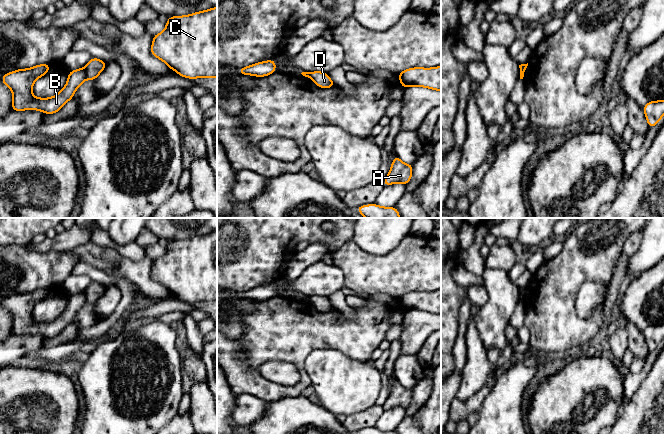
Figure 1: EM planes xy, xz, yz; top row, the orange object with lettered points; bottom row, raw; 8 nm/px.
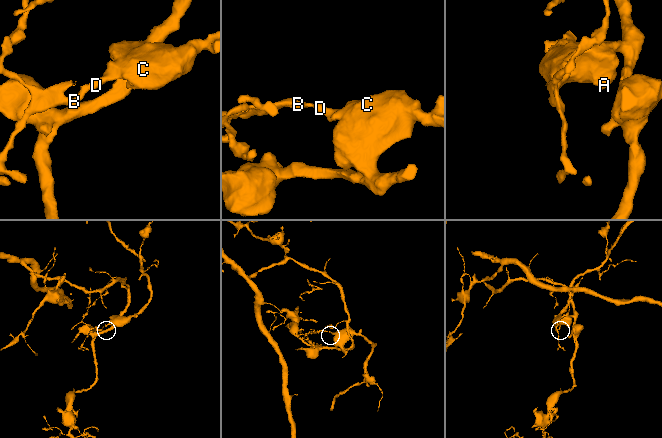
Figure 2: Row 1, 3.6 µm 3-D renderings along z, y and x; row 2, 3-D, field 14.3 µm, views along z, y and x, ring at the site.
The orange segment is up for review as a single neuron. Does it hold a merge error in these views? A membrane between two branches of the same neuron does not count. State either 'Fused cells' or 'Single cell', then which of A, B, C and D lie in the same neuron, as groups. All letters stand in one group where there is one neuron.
Fused cells. Groups: A C D / B

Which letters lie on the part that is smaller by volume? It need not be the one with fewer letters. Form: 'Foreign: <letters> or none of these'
Foreign: B

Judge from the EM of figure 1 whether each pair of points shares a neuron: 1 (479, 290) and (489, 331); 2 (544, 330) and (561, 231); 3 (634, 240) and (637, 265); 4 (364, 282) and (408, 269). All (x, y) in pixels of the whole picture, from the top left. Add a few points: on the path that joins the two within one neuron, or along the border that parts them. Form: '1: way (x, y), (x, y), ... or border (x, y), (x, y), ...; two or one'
1: border (484, 286), (487, 292), (487, 301), (481, 307); two
2: border (571, 228), (563, 238); two
3: border (641, 231), (639, 247), (628, 258); two
4: way (375, 274), (397, 273); one

